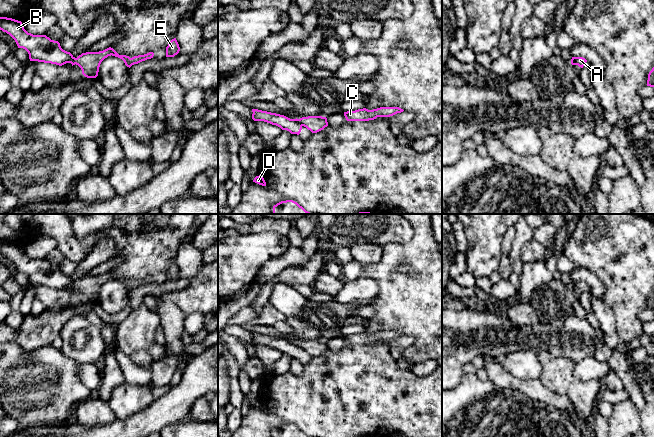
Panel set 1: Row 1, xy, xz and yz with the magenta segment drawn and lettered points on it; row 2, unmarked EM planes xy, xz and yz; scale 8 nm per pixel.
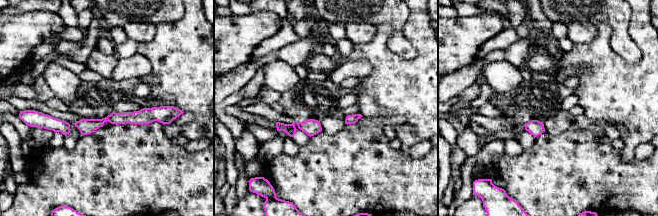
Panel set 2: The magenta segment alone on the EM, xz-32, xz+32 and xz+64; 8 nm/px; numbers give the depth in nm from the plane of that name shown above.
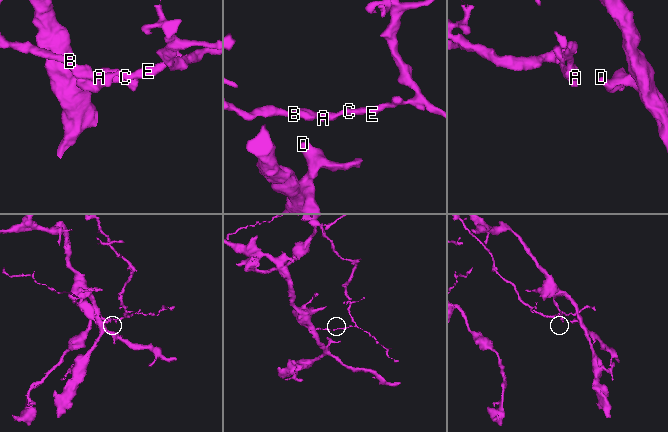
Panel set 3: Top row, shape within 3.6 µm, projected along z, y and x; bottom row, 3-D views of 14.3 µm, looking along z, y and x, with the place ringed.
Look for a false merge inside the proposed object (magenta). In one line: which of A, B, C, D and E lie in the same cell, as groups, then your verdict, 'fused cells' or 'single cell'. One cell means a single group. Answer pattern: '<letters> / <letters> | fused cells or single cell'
A B D / C E | fused cells

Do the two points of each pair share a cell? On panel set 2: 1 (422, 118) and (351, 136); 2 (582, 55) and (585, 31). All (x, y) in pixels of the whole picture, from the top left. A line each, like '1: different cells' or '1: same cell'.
1: different cells
2: different cells

